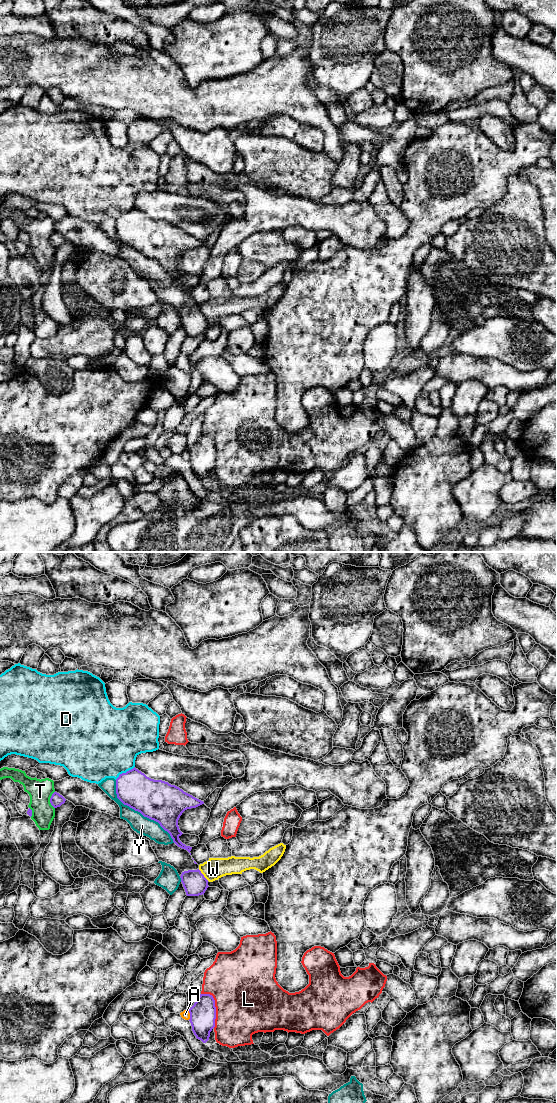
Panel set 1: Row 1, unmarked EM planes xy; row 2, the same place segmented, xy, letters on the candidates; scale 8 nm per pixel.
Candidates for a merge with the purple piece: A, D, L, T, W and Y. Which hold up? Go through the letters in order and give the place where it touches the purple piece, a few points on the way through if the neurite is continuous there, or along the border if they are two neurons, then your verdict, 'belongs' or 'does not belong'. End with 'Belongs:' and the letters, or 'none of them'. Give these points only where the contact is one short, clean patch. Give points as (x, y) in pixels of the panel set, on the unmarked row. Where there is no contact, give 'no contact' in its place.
A: contact xy (190, 454); border xy (187, 449), (189, 459); does not belong
D: contact xy (124, 213); does not belong
L: contact xy (214, 446); does not belong
T: contact xy (50, 240); does not belong
W: contact xy (203, 315); border xy (198, 309), (208, 320); does not belong
Y: contact xy (139, 251); does not belong
Belongs: none of them

